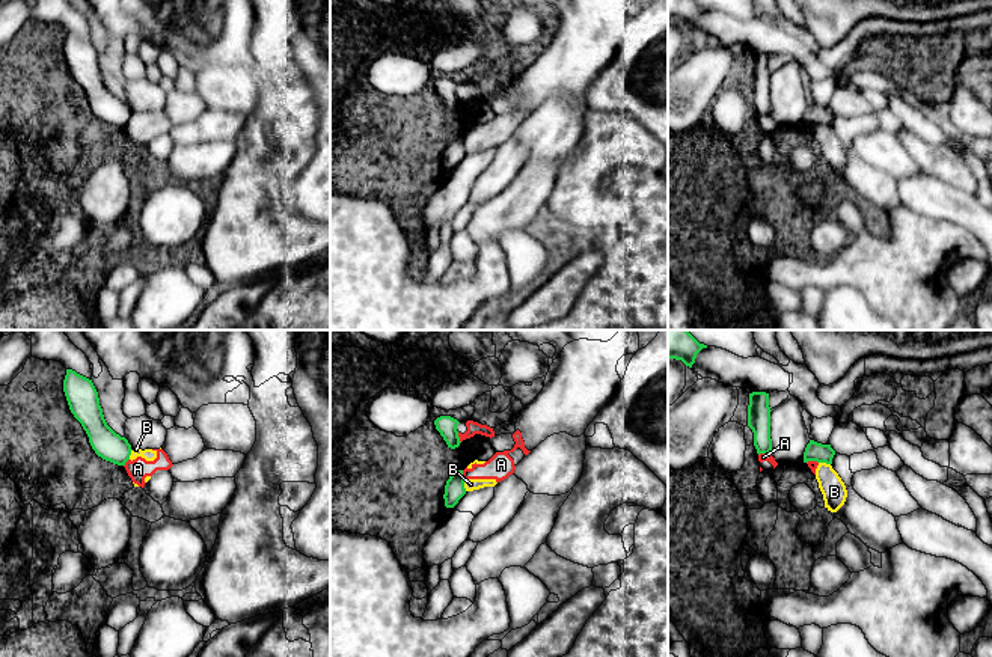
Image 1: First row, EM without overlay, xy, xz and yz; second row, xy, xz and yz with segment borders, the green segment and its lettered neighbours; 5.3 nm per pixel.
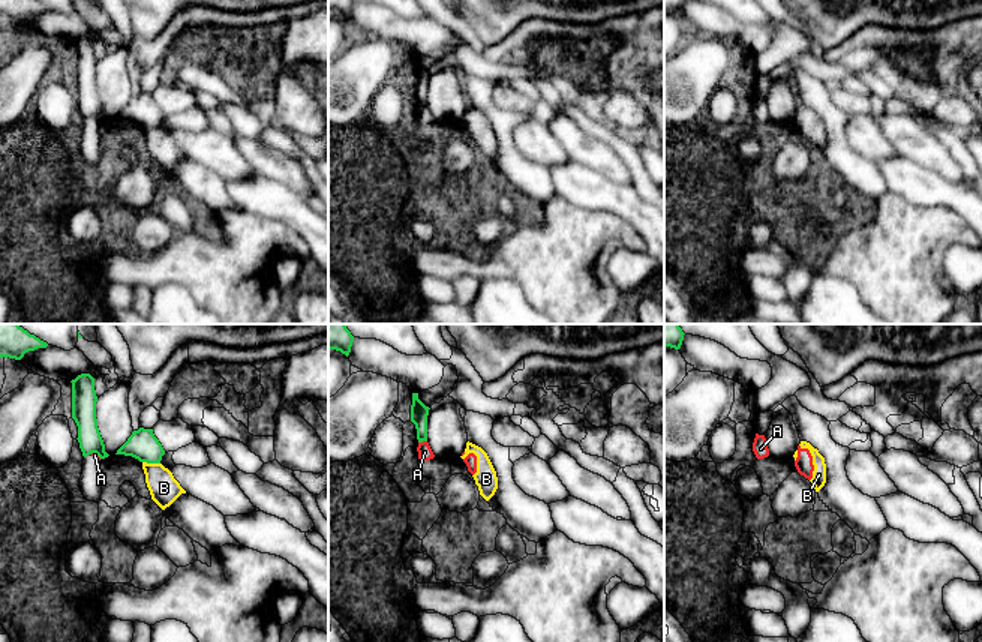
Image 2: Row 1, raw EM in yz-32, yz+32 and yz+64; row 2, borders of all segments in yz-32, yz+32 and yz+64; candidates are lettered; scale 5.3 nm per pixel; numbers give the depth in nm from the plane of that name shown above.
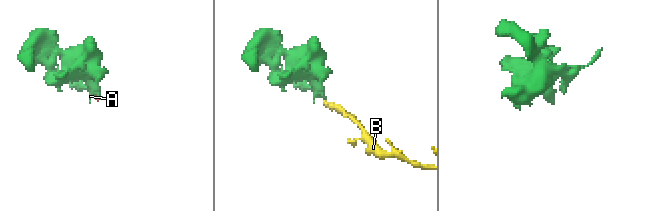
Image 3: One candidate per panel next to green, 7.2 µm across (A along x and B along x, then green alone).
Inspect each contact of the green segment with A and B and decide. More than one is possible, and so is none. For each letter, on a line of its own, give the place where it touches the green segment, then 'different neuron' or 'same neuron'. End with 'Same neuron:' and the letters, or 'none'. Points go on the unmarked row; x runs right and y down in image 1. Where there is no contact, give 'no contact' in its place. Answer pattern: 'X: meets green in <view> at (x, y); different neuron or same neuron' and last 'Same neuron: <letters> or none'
A: meets green in yz at (763, 115); different neuron
B: meets green in yz at (825, 124); different neuron
Same neuron: none

